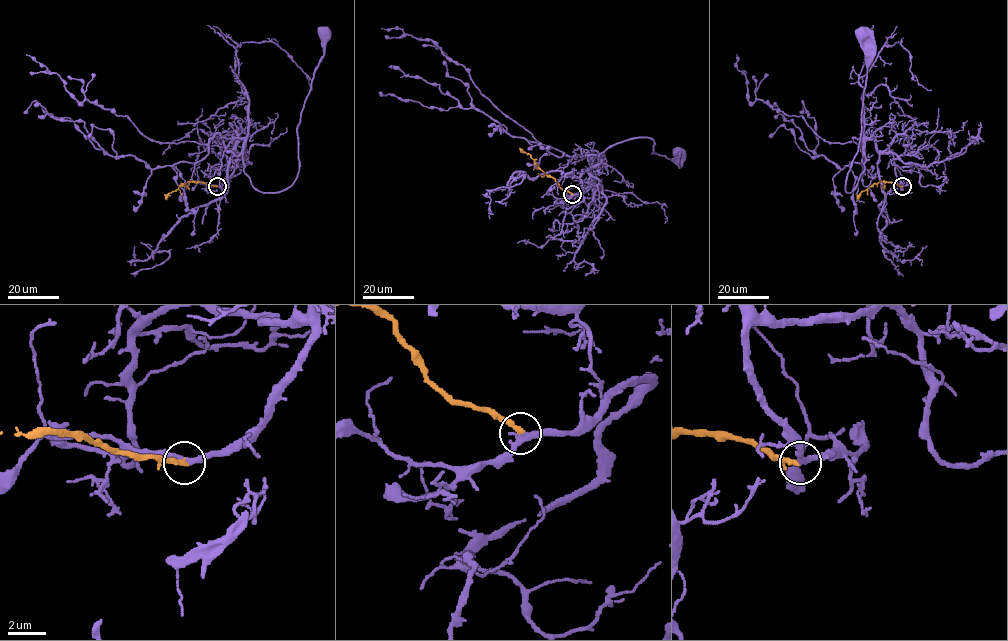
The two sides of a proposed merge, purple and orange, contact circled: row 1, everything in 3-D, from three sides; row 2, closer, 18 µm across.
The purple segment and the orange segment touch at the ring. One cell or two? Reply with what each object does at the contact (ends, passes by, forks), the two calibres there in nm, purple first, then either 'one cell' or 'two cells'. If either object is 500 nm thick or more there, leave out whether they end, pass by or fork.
purple passes by; orange ends there; 300 nm thick on the purple side, 280 nm on the other; one cell

